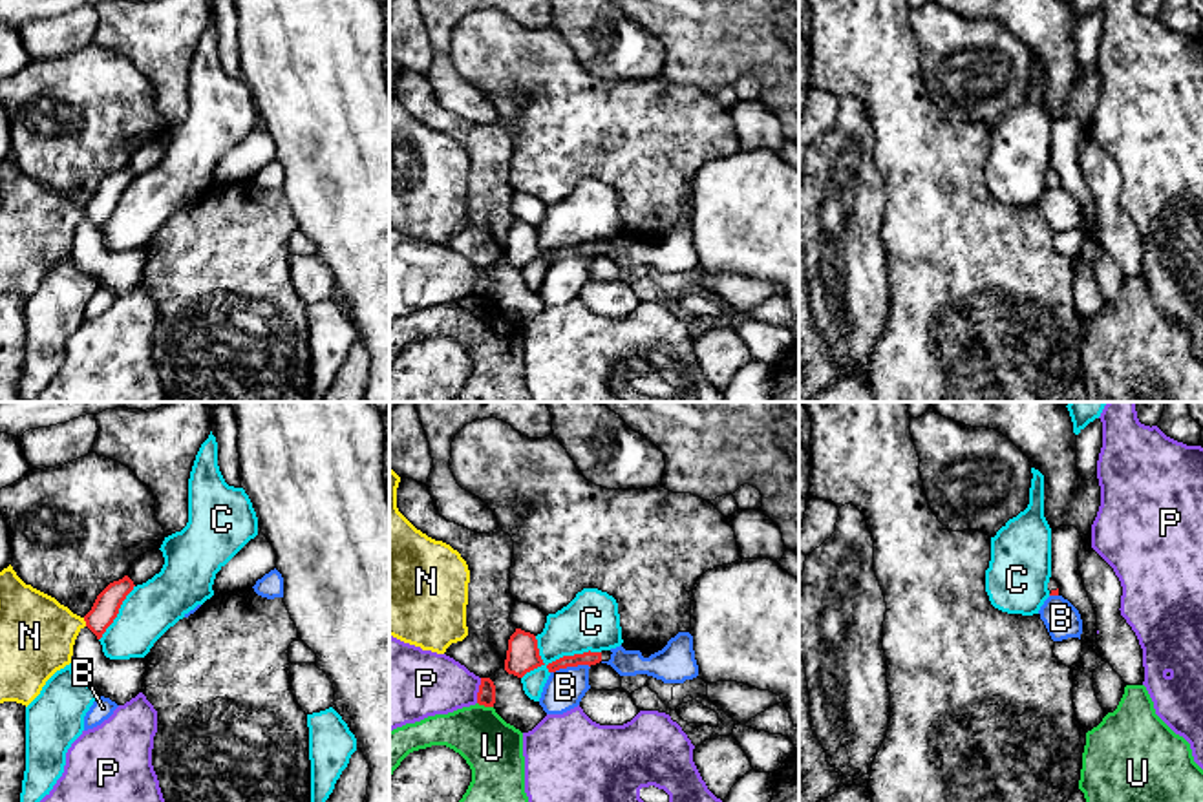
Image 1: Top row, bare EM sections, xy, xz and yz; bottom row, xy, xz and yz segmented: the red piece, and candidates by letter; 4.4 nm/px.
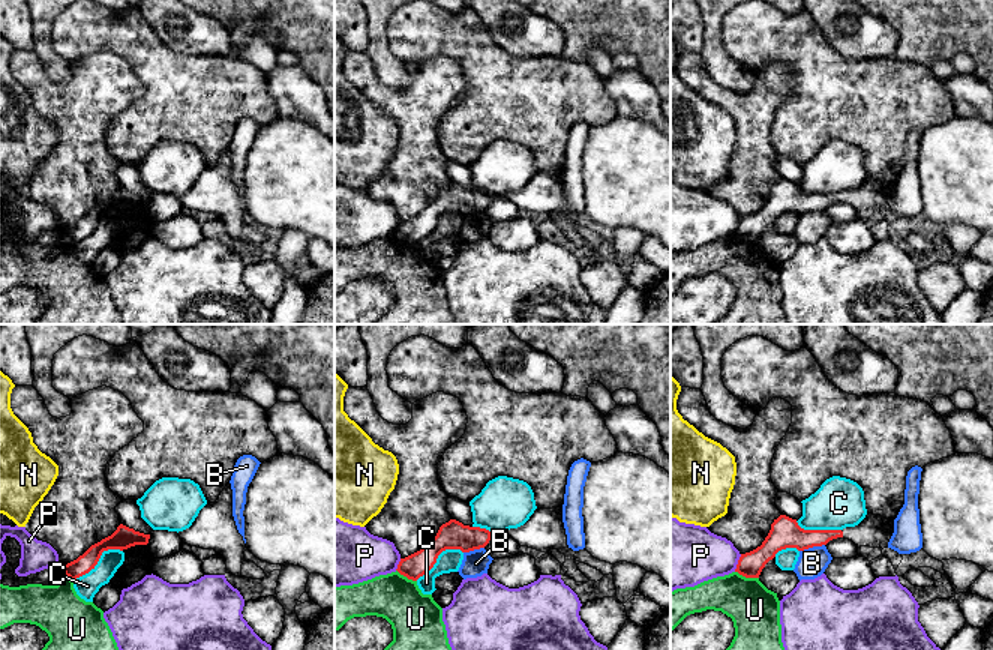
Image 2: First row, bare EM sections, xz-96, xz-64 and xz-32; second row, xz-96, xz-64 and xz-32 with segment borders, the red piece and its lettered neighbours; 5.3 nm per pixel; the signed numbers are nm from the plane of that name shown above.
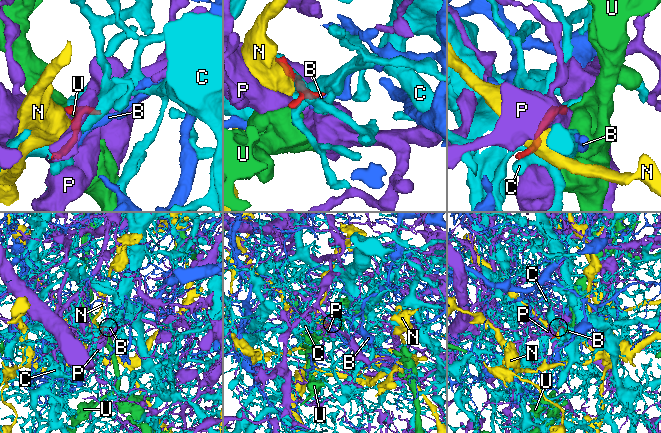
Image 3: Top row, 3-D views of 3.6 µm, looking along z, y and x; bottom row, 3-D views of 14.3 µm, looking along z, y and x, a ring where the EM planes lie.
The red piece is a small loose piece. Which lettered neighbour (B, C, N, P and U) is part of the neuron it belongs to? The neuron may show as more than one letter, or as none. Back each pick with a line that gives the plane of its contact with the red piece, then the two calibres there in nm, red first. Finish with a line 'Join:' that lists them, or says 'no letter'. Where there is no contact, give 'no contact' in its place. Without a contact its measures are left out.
Join: no letter

